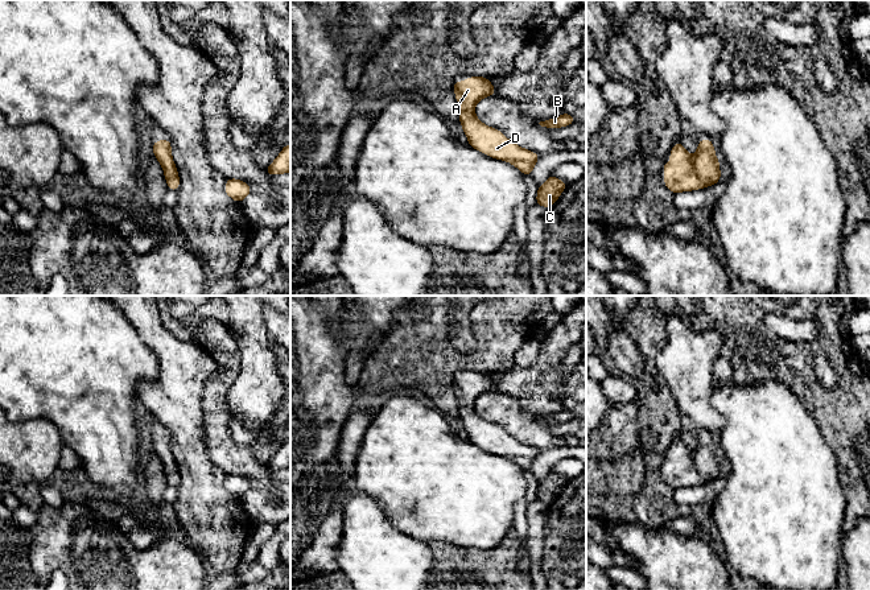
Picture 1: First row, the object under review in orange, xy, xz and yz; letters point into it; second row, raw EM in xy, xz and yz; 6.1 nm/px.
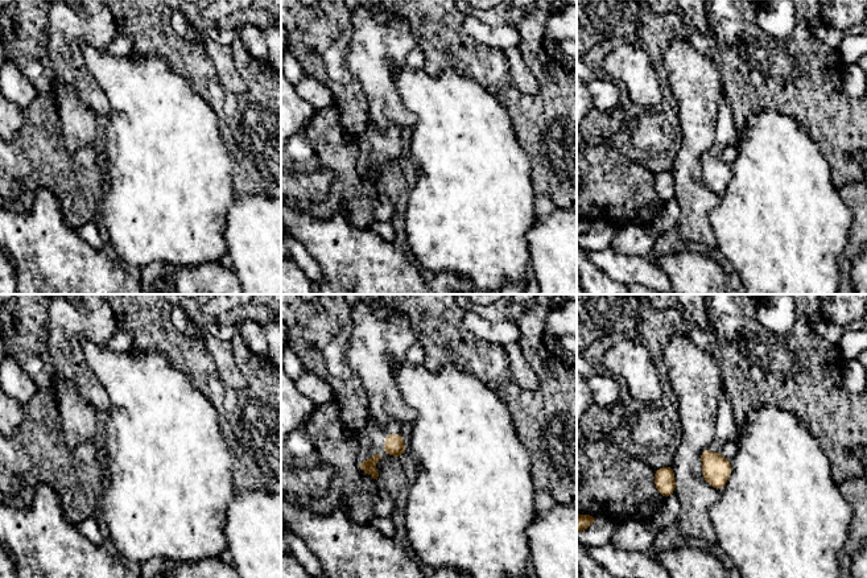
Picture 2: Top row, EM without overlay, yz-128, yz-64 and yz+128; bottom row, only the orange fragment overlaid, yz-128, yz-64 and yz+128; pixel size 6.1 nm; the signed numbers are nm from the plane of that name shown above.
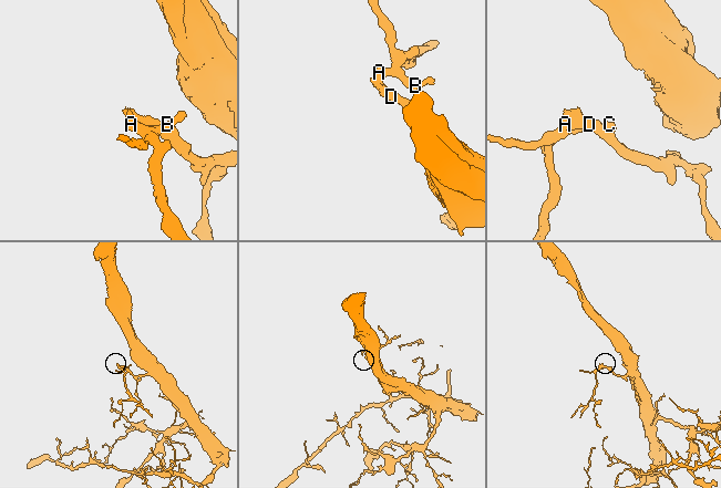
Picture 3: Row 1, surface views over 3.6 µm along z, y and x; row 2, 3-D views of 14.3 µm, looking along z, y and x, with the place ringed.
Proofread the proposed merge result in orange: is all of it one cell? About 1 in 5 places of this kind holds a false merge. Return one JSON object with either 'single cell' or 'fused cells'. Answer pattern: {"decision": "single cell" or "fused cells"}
{"decision": "single cell"}

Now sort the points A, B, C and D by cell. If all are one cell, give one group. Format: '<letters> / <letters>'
A B C D

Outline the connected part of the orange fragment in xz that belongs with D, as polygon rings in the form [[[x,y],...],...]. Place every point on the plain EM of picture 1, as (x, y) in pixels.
[[[473,371],[463,374],[462,379],[457,376],[458,374],[453,379],[453,385],[461,405],[459,418],[469,441],[495,455],[511,458],[524,471],[532,471],[532,465],[540,451],[516,441],[499,425],[483,420],[474,409],[475,400],[481,395],[495,391],[495,383],[490,375]]]

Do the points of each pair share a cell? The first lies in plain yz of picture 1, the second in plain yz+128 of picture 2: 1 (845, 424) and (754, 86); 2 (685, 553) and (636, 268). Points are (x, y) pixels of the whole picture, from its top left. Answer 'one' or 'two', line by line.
1: one
2: two

